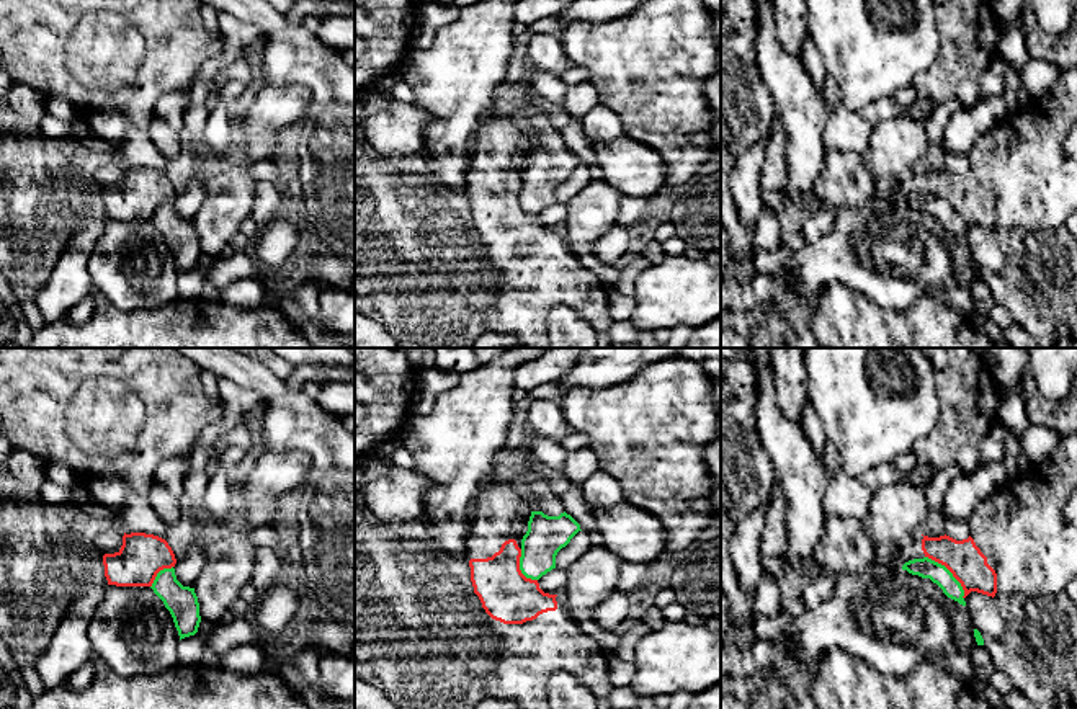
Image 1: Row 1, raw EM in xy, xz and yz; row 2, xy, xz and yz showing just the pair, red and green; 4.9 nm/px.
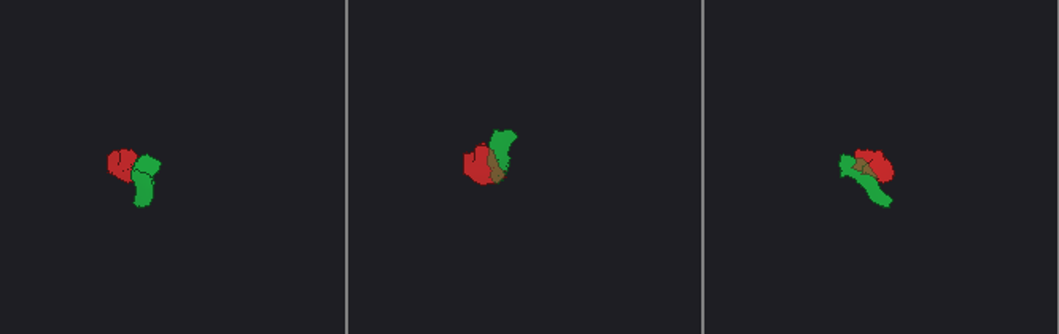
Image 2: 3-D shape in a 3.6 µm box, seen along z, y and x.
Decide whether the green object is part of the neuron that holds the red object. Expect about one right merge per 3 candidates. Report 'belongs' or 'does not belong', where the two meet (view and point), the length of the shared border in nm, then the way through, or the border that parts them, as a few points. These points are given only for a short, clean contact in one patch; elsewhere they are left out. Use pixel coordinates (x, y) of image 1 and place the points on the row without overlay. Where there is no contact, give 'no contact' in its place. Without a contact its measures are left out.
does not belong; meets red in yz at (951, 206); contact 280 nm long; border along yz (925, 190), (940, 196), (951, 208), (963, 224), (963, 232)

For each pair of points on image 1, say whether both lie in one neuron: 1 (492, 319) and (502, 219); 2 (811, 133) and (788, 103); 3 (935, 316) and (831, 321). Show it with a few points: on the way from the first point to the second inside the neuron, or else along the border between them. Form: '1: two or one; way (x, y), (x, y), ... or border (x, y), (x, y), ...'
1: one; way (509, 294), (509, 244)
2: one; way (804, 126), (795, 110)
3: one; way (909, 322), (857, 322)

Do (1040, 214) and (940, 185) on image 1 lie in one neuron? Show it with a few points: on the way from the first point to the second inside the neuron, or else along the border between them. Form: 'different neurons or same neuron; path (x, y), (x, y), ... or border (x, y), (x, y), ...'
same neuron; path (1015, 193), (968, 193), (965, 190)

